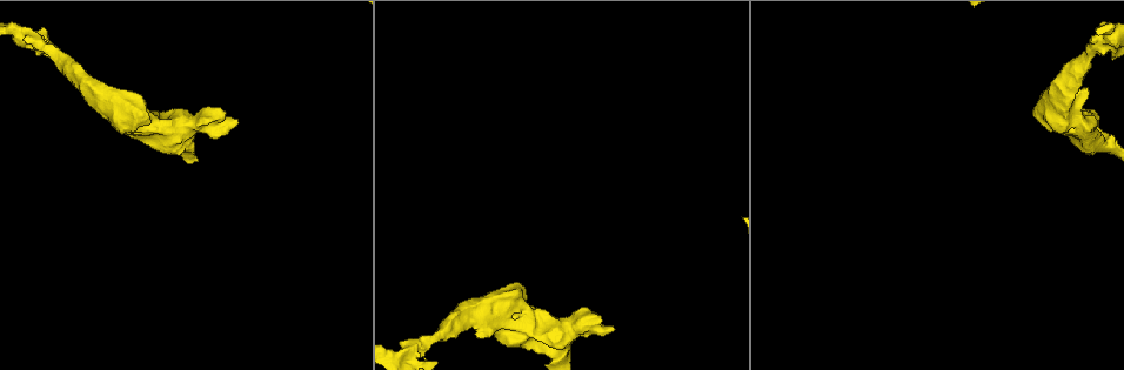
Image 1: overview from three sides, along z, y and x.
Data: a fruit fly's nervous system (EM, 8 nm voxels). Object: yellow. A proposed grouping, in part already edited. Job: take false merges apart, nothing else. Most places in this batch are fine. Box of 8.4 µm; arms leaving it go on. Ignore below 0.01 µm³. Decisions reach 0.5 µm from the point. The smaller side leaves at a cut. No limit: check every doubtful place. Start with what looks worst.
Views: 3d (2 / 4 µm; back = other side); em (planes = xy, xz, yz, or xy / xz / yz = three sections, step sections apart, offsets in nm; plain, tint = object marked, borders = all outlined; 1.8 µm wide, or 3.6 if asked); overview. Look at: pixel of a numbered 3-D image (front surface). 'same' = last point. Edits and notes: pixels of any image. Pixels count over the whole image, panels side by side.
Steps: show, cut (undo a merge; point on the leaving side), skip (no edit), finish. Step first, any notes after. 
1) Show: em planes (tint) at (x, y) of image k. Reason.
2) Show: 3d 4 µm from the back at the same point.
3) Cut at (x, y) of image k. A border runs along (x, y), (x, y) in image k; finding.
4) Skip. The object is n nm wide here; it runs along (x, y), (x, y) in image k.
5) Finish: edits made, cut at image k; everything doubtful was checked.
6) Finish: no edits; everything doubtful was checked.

Show: 3d 2 µm at (41, 44) of image 1. Abrupt turn.

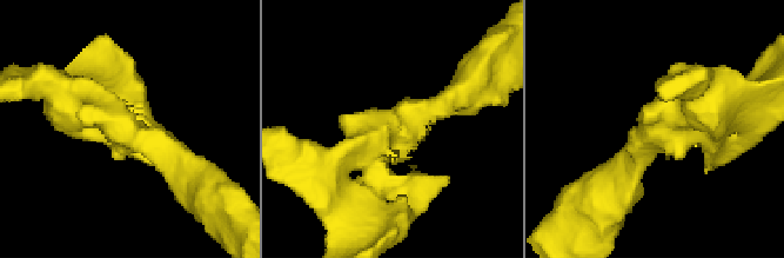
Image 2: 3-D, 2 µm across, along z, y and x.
Show: em 3.6 µm planes (tint) at (391, 124) of image 2.

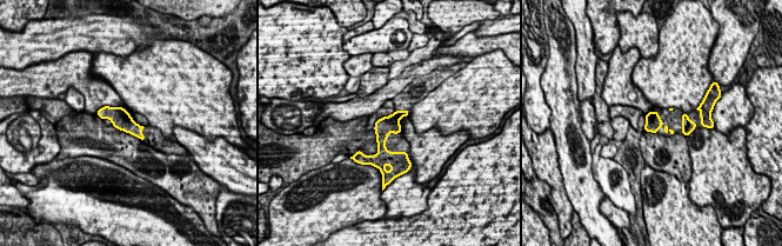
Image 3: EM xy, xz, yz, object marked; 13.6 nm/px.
Skip. It runs along (405, 113), (382, 132), (388, 157) in image 3; one neuron here.

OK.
Show: em 3.6 µm yz step 16 (tint) at (123, 109) of image 1. A fork.

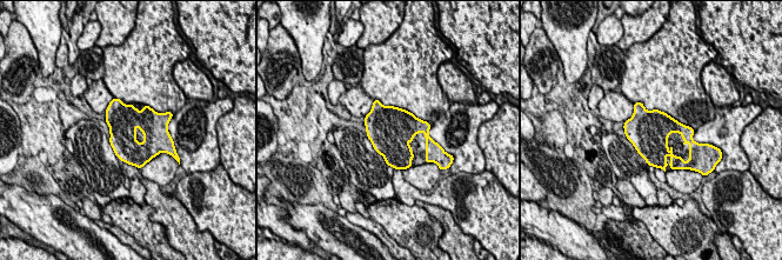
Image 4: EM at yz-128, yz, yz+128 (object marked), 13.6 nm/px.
Show: em 3.6 µm planes (borders) at the same point. Cut it another way.

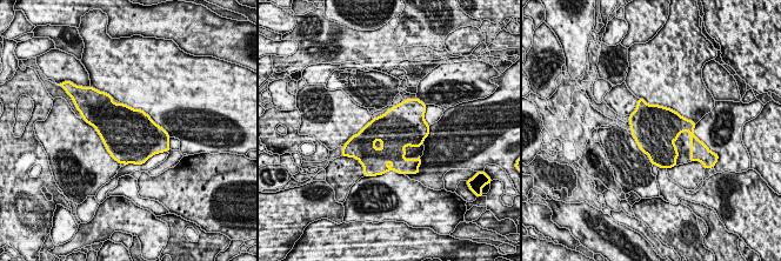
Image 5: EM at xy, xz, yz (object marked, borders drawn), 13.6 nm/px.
Skip. All the same neuron.

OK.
Show: em 3.6 µm yz step 16 (tint) at (541, 327) of image 1. Sudden change in width.

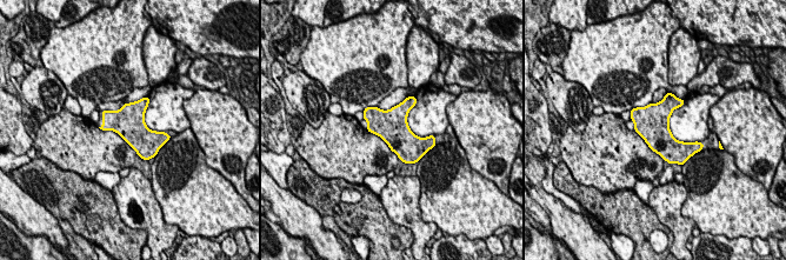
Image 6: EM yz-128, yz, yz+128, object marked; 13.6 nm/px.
Skip. The object is 420 nm wide here; all the same neuron.

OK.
Finish: no edits; everything doubtful was checked.

